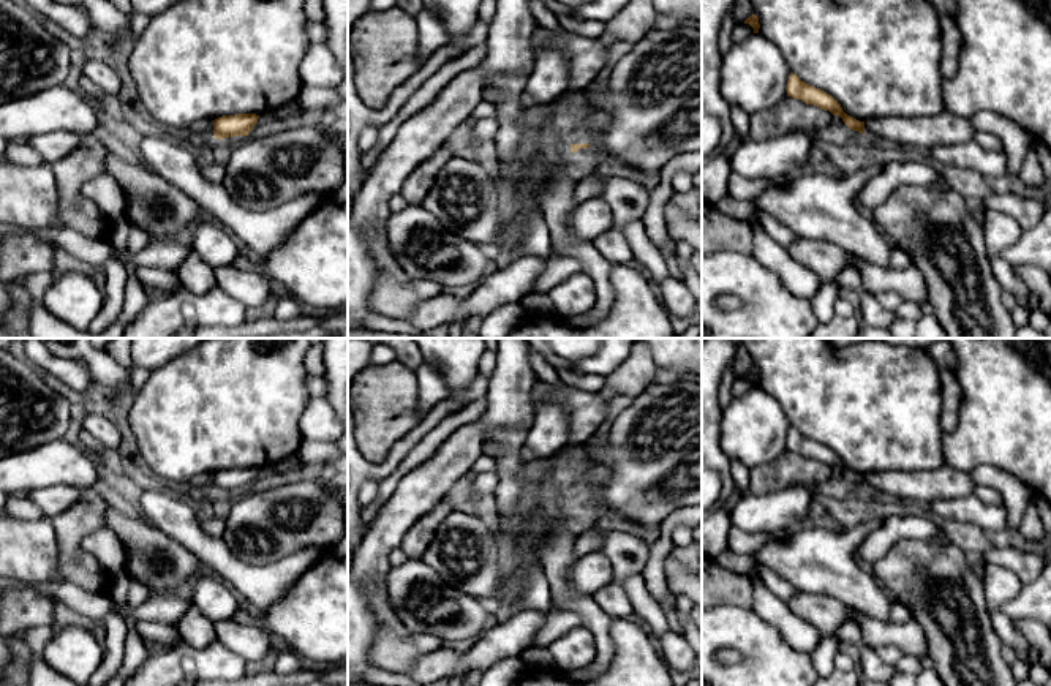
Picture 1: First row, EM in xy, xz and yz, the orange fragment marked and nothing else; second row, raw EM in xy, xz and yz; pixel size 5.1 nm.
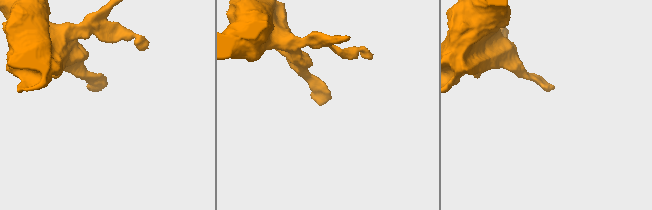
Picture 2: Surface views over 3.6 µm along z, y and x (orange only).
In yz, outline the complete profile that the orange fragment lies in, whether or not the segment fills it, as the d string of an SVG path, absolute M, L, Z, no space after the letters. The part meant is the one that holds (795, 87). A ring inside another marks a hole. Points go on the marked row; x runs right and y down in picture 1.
M790 73L785 90L787 96L801 100L806 104L814 104L823 111L830 111L833 115L839 115L850 130L865 134L865 122L847 115L831 95L803 82L797 74Z

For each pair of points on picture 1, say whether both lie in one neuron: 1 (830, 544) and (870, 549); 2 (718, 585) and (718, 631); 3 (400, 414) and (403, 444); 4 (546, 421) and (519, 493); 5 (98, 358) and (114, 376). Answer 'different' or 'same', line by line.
1: different
2: different
3: different
4: different
5: same

